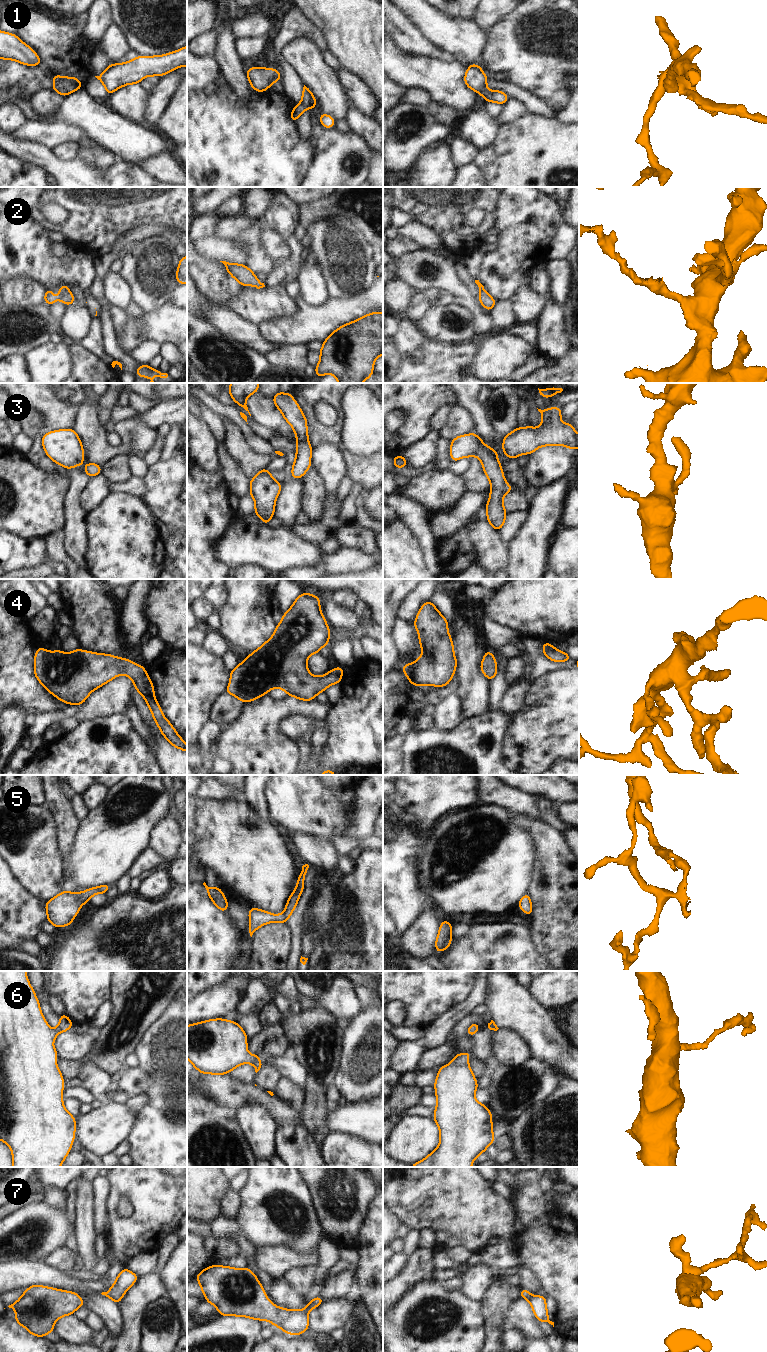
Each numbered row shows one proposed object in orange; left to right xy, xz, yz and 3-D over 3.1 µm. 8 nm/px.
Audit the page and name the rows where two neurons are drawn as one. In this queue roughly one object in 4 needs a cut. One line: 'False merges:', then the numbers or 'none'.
False merges: none

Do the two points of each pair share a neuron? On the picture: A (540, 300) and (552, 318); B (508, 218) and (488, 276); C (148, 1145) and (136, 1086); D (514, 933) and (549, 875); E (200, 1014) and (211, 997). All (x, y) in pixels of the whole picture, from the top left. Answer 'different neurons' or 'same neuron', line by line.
A: different neurons
B: same neuron
C: different neurons
D: different neurons
E: same neuron

